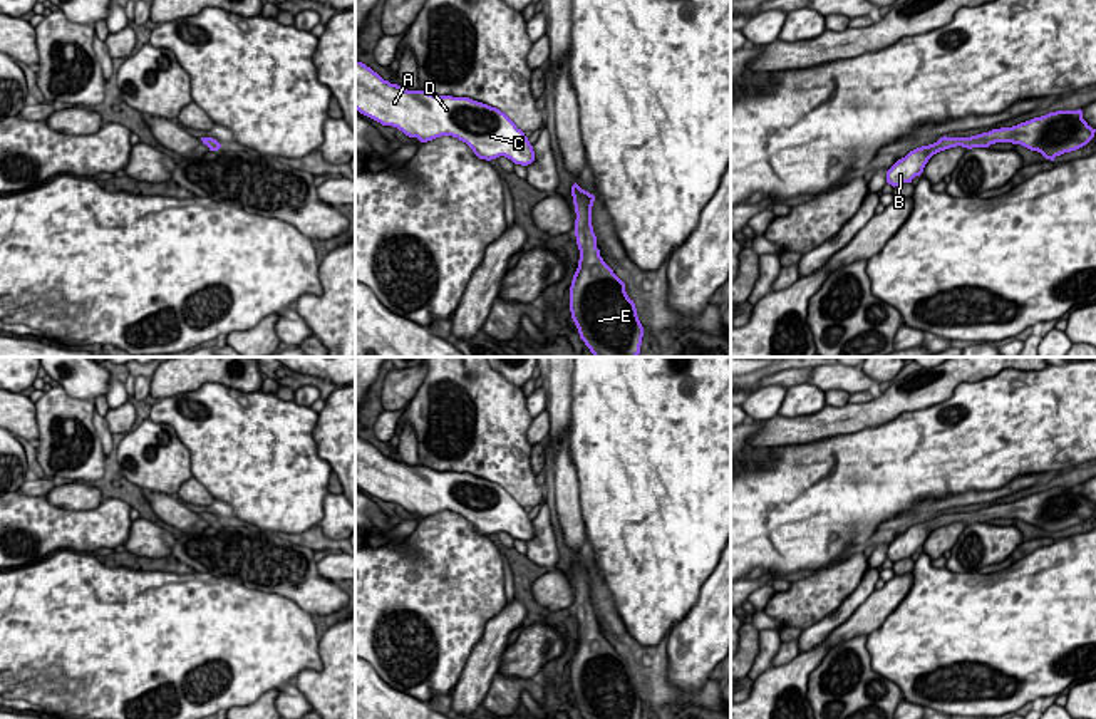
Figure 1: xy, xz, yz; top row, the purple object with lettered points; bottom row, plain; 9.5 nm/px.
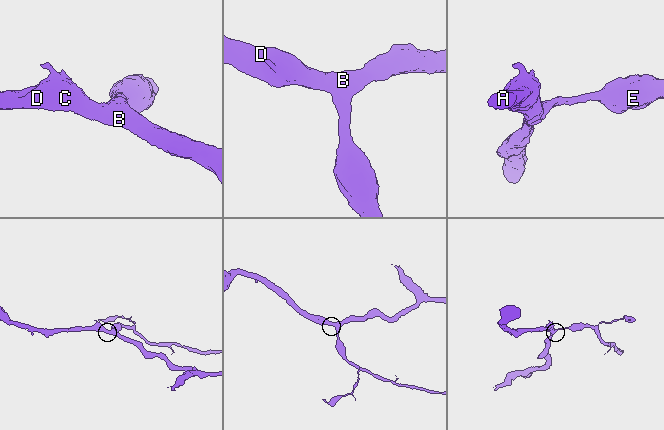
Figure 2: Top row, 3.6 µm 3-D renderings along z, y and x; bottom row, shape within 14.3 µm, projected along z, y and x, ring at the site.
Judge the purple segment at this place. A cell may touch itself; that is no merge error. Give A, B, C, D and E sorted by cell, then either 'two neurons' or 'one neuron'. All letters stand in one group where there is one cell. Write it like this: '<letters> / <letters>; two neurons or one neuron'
A B C D E; one neuron

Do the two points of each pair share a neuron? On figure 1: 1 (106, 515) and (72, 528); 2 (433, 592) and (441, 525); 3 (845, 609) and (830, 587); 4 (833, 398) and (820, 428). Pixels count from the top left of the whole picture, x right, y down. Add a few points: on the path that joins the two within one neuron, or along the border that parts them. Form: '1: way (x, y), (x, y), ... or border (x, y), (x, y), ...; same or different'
1: way (98, 523), (93, 528), (81, 528); same
2: way (441, 575), (441, 542); same
3: border (865, 572), (860, 584), (835, 610), (808, 625); different
4: border (848, 403), (827, 406); different

